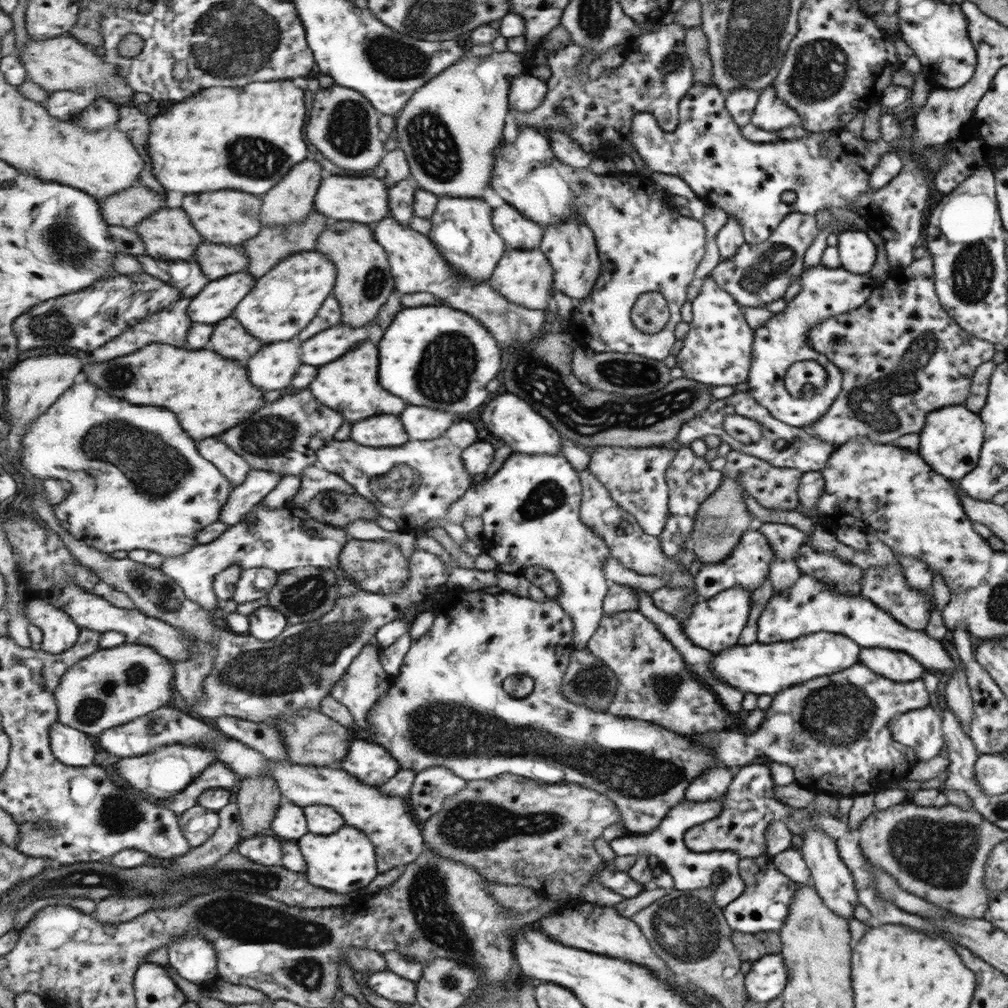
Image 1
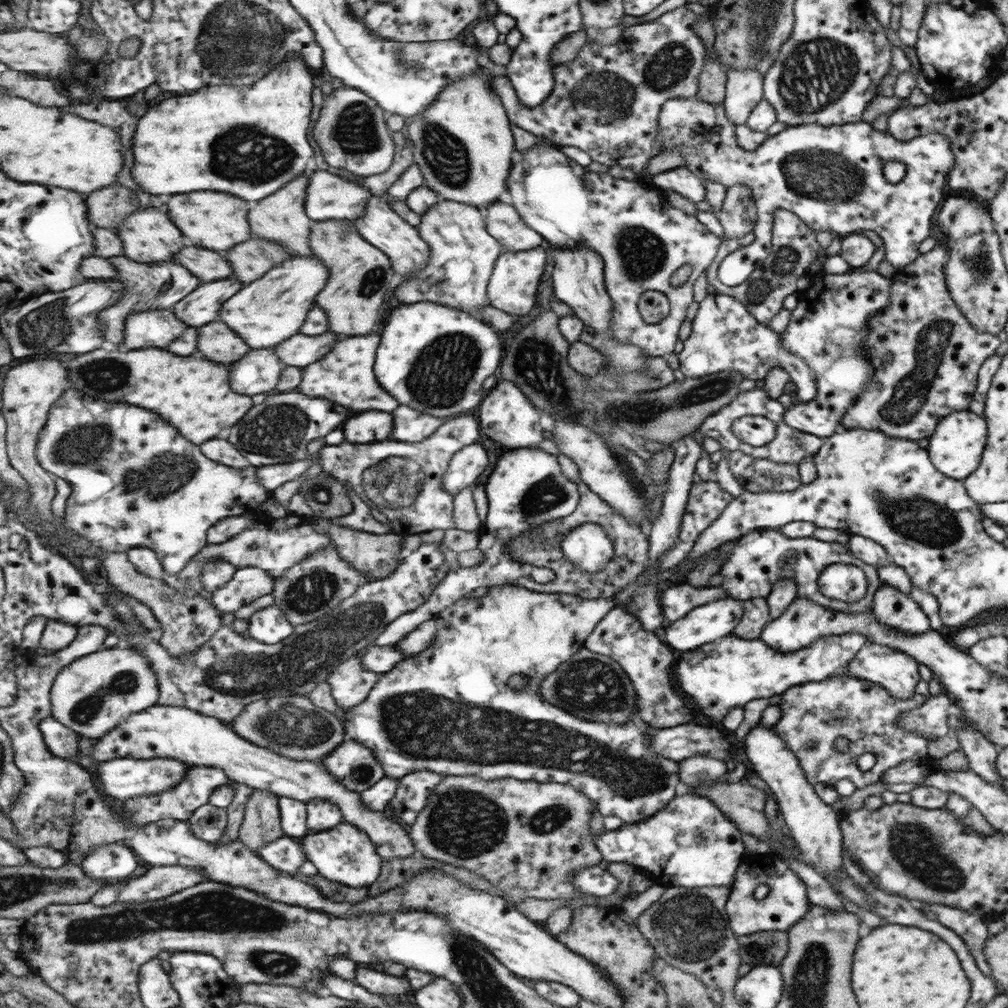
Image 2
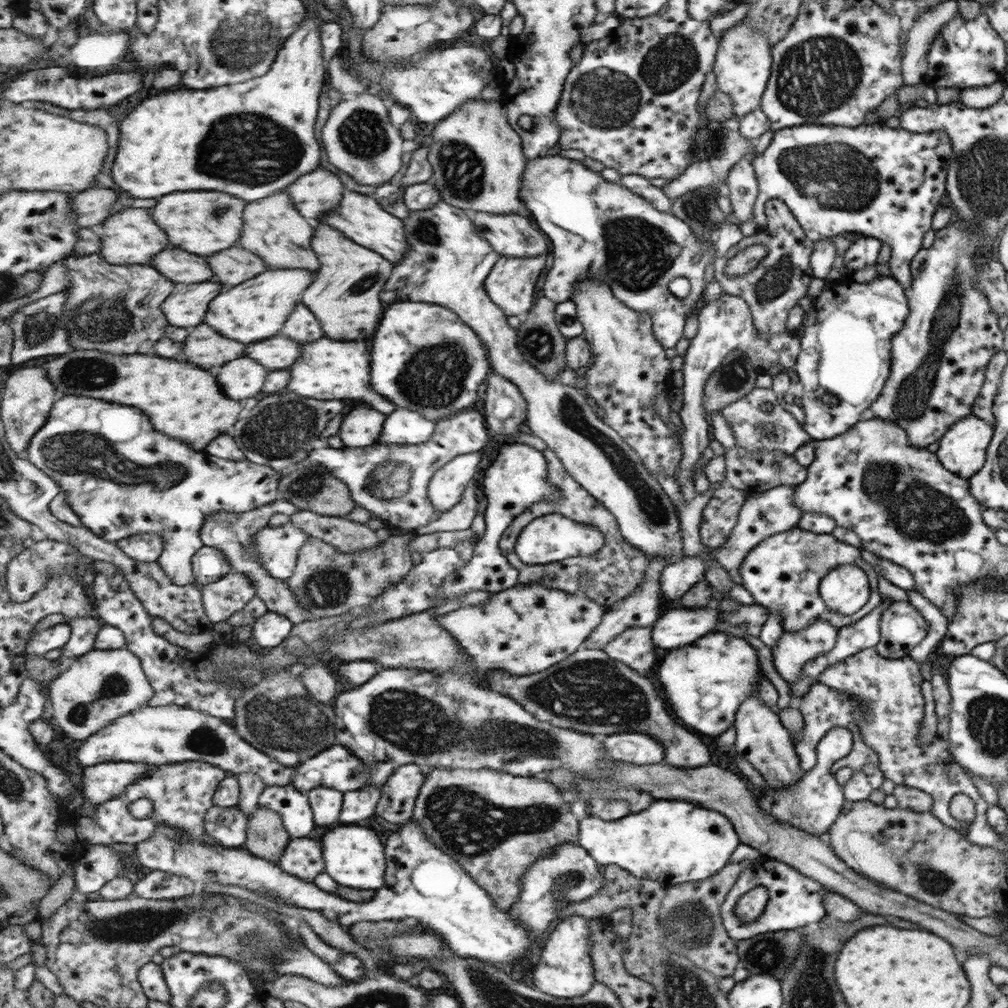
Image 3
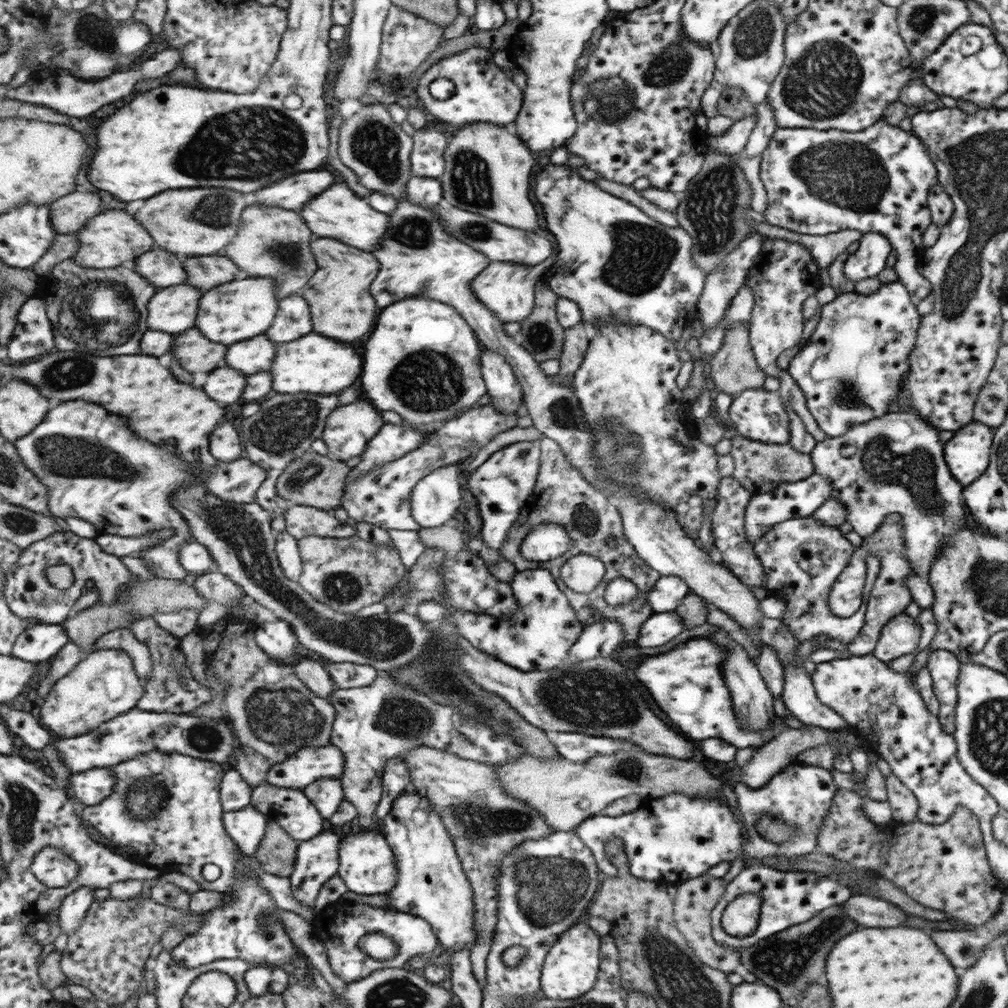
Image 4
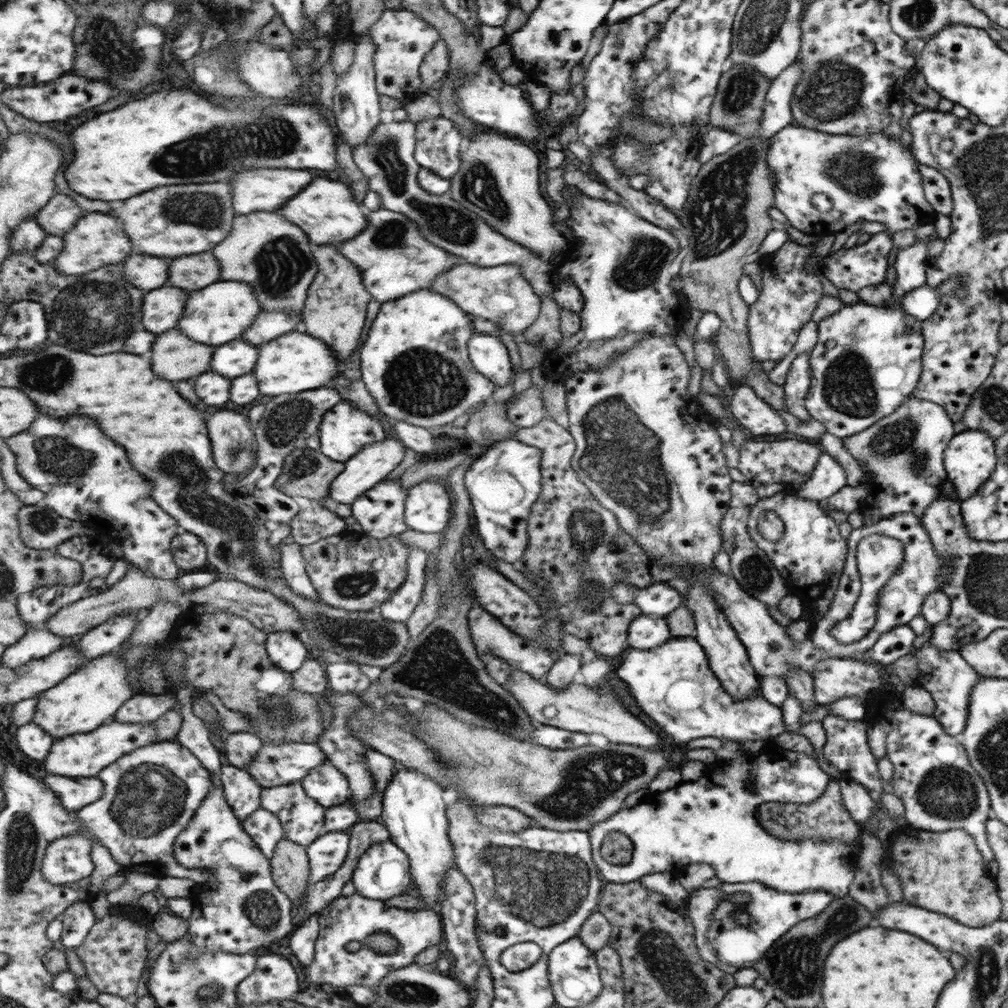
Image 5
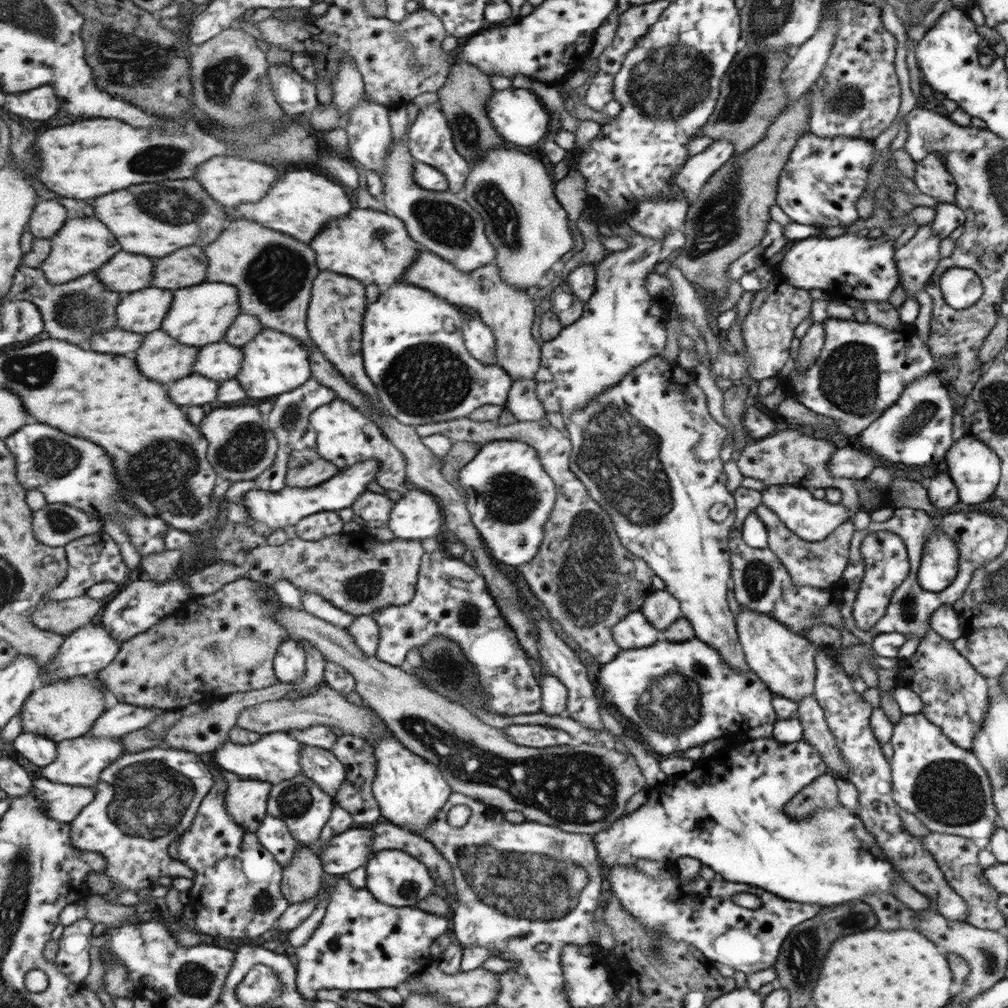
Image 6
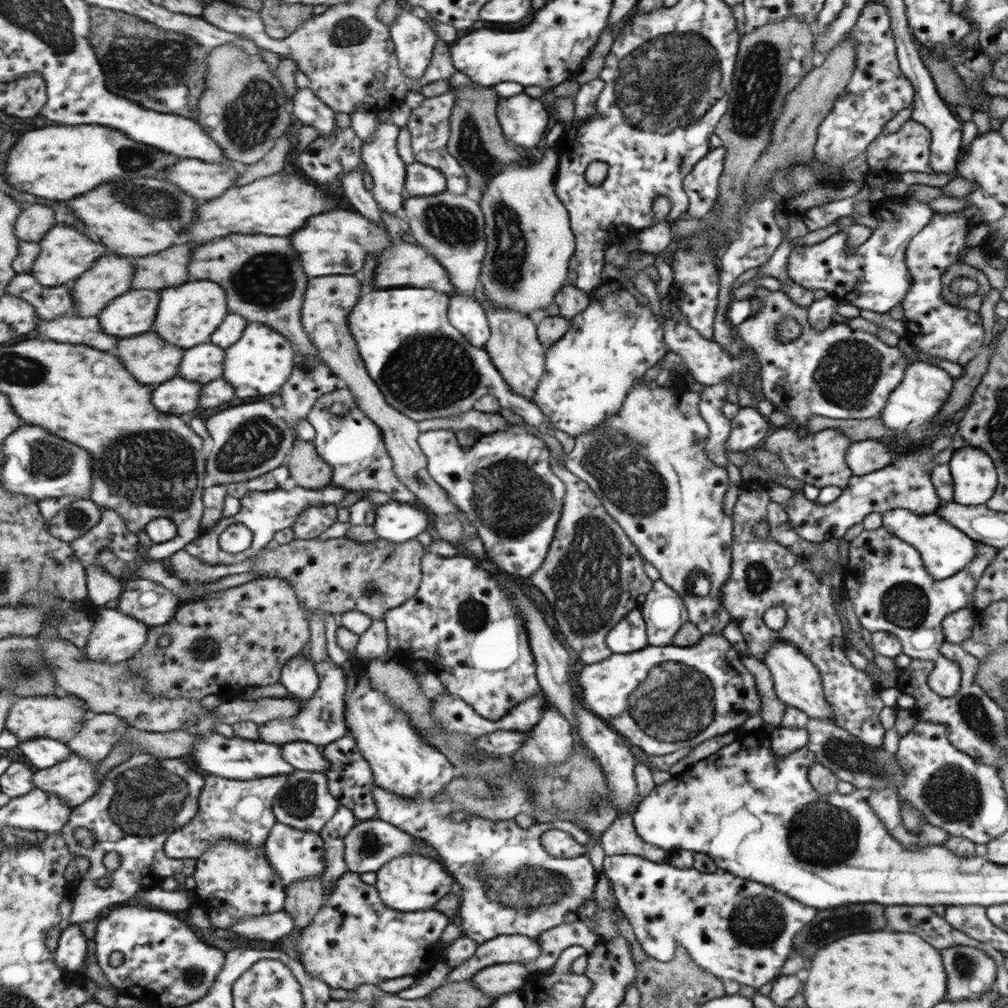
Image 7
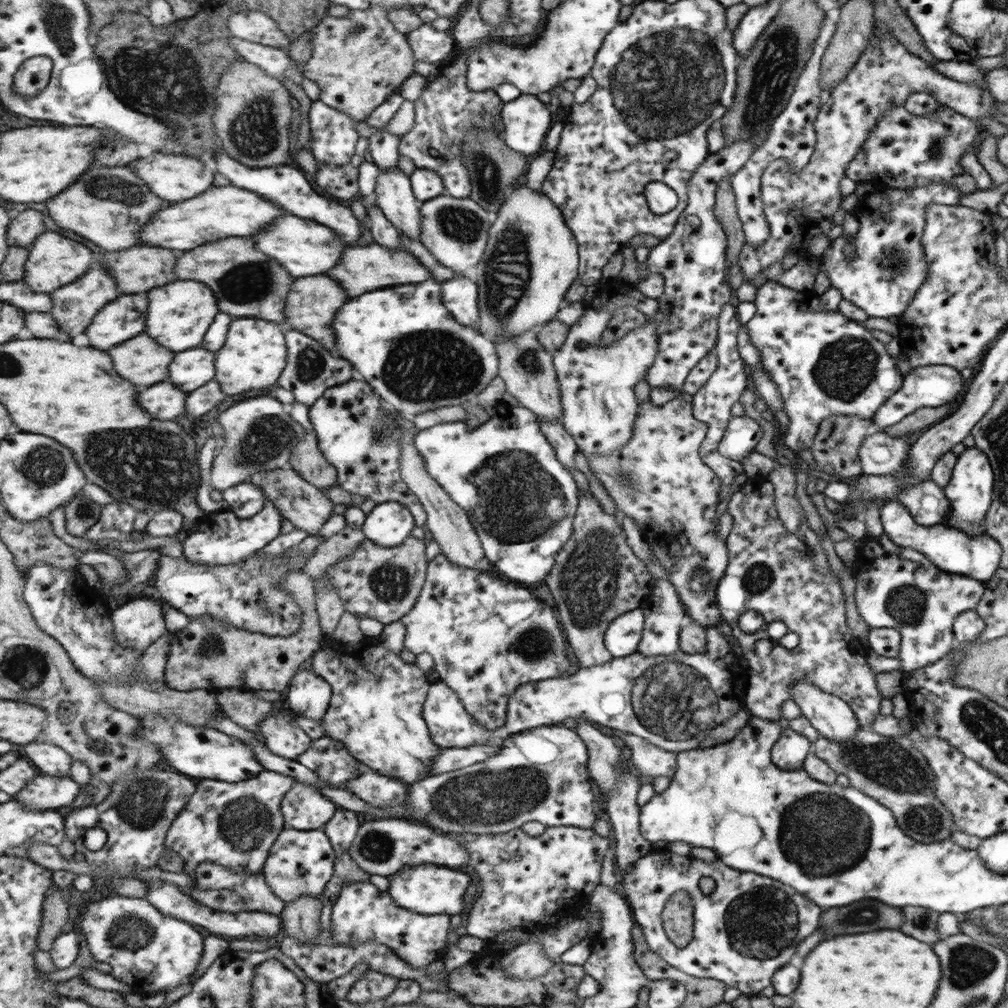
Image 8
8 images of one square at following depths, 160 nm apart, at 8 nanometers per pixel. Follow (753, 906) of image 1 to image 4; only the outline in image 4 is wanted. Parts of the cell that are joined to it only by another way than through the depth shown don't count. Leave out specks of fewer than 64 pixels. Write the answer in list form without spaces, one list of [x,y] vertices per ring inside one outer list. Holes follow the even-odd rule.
[[[753,866],[753,868],[745,867],[744,870],[735,874],[735,876],[726,883],[725,894],[715,903],[712,911],[713,937],[724,947],[740,950],[747,948],[759,942],[762,938],[767,938],[771,934],[777,934],[794,924],[811,920],[821,910],[829,908],[833,905],[842,904],[850,898],[851,891],[847,886],[841,885],[835,878],[826,877],[819,873],[813,872],[780,872],[764,866]],[[745,893],[755,893],[761,898],[760,913],[758,925],[752,934],[737,938],[727,934],[720,923],[720,918],[728,902],[731,902],[736,896]]]

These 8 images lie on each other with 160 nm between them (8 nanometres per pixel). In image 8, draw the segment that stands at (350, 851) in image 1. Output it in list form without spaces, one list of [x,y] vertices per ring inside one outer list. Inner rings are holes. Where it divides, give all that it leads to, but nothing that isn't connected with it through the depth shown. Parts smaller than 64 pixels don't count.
[[[419,864],[413,868],[403,868],[390,876],[389,892],[393,900],[407,910],[413,910],[417,914],[453,914],[463,913],[461,896],[469,884],[471,876],[461,874],[458,870],[449,870],[433,864]]]

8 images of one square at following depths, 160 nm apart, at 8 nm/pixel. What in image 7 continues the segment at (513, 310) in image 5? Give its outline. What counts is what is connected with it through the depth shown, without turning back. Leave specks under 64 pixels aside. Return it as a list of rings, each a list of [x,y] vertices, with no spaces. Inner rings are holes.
[[[402,243],[391,245],[391,248],[385,249],[379,257],[376,258],[377,266],[373,276],[375,284],[373,290],[385,290],[393,286],[409,286],[409,288],[439,288],[439,292],[445,292],[448,296],[451,291],[455,291],[453,285],[450,285],[446,270],[438,264],[438,260],[431,257],[429,253],[421,249],[416,244]],[[479,287],[475,289],[473,295],[478,298],[489,321],[490,338],[485,344],[485,351],[490,355],[490,360],[494,363],[511,392],[532,402],[534,392],[546,372],[543,371],[543,346],[541,342],[537,342],[535,324],[531,326],[531,320],[519,312],[495,308],[493,303],[485,298],[485,293]]]

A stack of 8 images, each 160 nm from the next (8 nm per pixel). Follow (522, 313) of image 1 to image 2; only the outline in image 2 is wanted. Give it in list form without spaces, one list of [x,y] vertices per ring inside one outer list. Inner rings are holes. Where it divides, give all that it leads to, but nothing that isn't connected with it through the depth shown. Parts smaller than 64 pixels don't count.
[[[372,195],[363,216],[355,219],[354,222],[359,232],[367,241],[370,241],[370,244],[387,254],[396,274],[401,274],[401,277],[409,277],[427,265],[429,246],[426,241],[422,240],[421,234],[414,225],[409,224],[391,208],[391,204],[385,198]]]

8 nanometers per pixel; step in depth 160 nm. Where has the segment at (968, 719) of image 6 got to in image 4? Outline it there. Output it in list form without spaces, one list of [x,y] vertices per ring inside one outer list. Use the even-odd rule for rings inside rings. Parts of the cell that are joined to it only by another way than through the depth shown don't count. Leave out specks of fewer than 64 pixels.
[[[934,650],[928,656],[925,666],[932,680],[933,694],[938,700],[938,721],[942,729],[949,734],[953,734],[955,730],[955,685],[961,661],[952,652]]]

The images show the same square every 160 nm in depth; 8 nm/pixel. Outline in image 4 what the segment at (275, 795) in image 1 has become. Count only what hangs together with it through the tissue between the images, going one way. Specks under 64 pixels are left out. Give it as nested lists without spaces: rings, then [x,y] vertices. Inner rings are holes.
[[[269,822],[259,852],[255,857],[261,869],[278,877],[289,877],[298,863],[298,846],[295,839],[279,823]]]

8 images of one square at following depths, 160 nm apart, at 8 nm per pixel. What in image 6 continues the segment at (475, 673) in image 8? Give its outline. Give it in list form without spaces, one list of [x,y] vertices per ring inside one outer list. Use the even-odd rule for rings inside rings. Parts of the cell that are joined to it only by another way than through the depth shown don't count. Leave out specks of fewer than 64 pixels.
[[[441,551],[423,554],[418,568],[416,595],[409,604],[387,607],[374,612],[372,617],[381,627],[380,643],[378,648],[379,660],[387,661],[398,667],[406,667],[405,658],[409,650],[420,649],[428,640],[439,635],[448,642],[457,643],[463,651],[465,658],[475,667],[478,687],[483,687],[482,697],[489,712],[500,716],[515,716],[540,712],[541,692],[537,680],[533,677],[528,657],[513,628],[508,622],[503,621],[502,615],[494,602],[494,597],[485,590],[485,583],[481,575],[477,576],[471,566],[445,558]]]

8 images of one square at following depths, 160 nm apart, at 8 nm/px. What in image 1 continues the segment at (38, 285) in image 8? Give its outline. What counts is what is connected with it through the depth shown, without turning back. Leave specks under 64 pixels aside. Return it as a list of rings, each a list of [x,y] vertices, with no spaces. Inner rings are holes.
[[[165,207],[155,212],[155,216],[149,216],[139,224],[139,234],[147,248],[145,255],[157,260],[191,261],[203,242],[203,236],[181,208]]]

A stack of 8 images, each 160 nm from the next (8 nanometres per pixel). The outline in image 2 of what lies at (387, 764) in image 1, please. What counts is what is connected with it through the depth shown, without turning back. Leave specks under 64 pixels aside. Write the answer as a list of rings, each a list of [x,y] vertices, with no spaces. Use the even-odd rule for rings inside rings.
[[[346,739],[343,745],[321,762],[346,788],[361,794],[386,778],[385,769],[374,753],[351,739]]]

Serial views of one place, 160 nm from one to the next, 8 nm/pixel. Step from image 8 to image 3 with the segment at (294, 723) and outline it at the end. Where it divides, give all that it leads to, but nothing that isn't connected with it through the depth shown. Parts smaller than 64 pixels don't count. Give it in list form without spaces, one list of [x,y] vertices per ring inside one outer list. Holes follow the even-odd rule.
[[[320,787],[306,795],[314,809],[314,819],[317,826],[329,826],[340,820],[344,807],[344,793],[338,789]]]

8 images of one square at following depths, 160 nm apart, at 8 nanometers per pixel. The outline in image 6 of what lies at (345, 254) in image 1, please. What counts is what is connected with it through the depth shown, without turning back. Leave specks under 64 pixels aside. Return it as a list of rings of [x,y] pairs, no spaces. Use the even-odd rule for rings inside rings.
[[[321,272],[312,288],[312,300],[308,309],[308,328],[311,338],[321,352],[336,368],[355,386],[355,390],[365,393],[370,398],[372,409],[387,411],[382,406],[377,386],[367,375],[362,353],[363,318],[367,310],[367,294],[365,284],[351,276],[343,276],[337,272]]]

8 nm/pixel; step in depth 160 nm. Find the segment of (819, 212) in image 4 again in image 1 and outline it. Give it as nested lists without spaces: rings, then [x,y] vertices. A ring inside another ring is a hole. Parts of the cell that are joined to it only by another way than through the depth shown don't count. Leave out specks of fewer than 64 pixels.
[[[695,83],[678,103],[678,121],[673,130],[667,132],[650,112],[638,112],[631,120],[630,143],[649,170],[681,178],[699,199],[710,206],[720,208],[726,216],[734,216],[740,224],[745,243],[761,244],[769,239],[785,215],[794,212],[814,215],[819,208],[827,208],[833,220],[839,222],[850,224],[845,221],[847,212],[863,218],[884,241],[887,260],[892,269],[907,268],[914,262],[913,246],[921,236],[923,210],[929,200],[926,168],[919,166],[913,154],[895,152],[901,159],[903,170],[885,186],[870,190],[867,179],[879,156],[887,153],[885,140],[878,138],[869,143],[843,128],[810,132],[810,135],[801,139],[761,143],[748,141],[727,112],[723,92],[714,85]],[[786,190],[795,193],[796,199],[793,203],[783,203],[779,199],[781,193]]]

